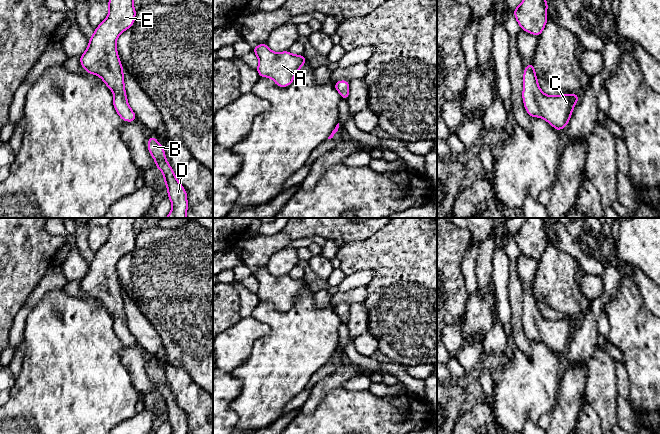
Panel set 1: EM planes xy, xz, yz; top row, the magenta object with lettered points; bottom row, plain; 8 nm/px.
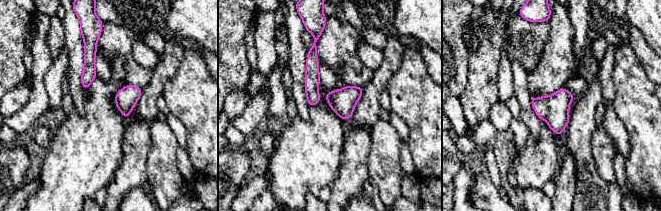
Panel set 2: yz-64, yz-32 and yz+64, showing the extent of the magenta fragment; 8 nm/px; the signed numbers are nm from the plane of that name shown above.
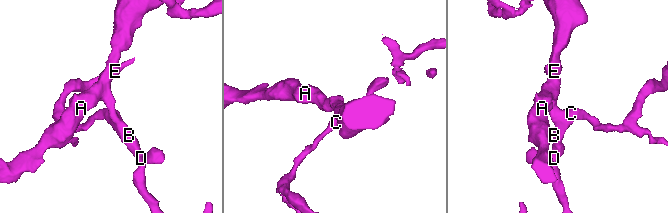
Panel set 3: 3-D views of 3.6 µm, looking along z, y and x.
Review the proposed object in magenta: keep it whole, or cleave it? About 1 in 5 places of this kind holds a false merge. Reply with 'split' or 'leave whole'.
leave whole

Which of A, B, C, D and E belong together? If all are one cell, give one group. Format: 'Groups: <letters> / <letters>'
Groups: A B C D E

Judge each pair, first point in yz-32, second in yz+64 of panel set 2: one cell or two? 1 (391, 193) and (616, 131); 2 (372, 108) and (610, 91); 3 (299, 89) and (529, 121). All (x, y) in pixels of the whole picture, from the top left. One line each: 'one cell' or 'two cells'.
1: two cells
2: two cells
3: one cell

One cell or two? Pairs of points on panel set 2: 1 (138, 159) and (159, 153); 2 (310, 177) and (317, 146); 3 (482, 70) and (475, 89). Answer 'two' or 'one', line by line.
1: two
2: one
3: one

